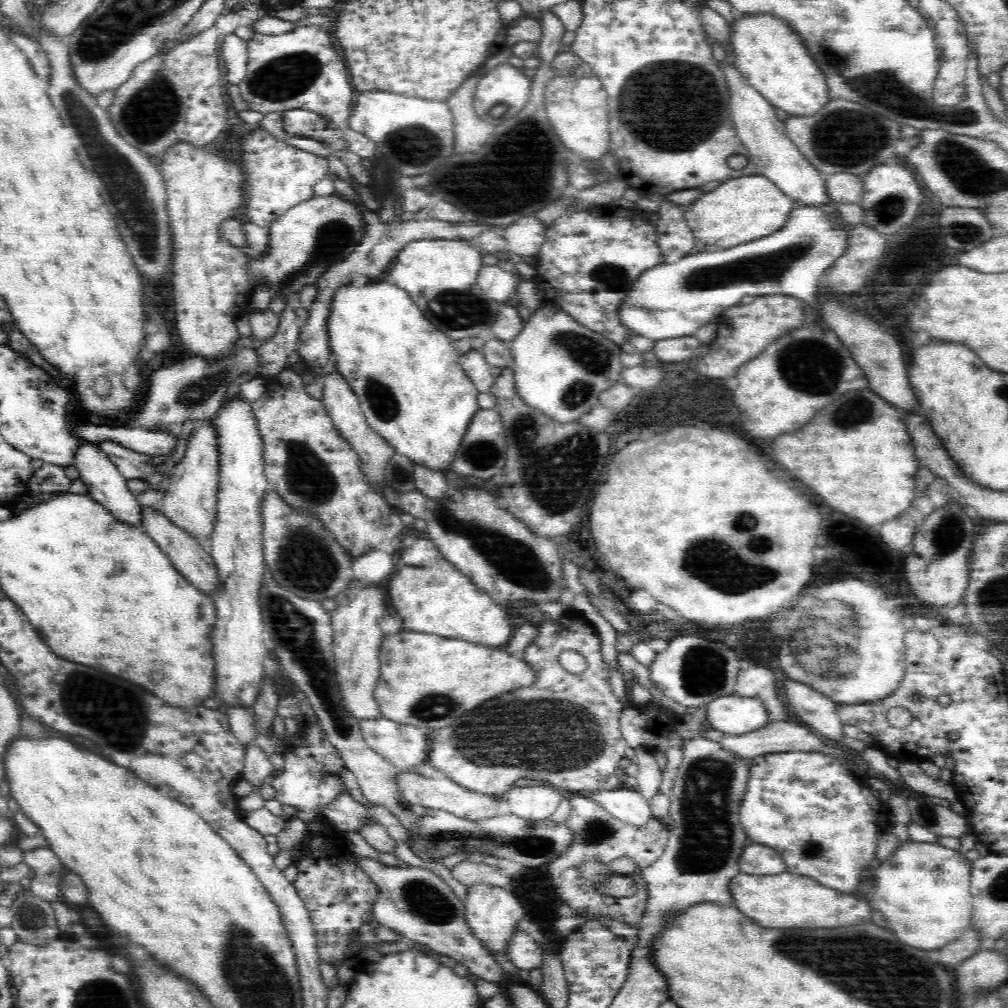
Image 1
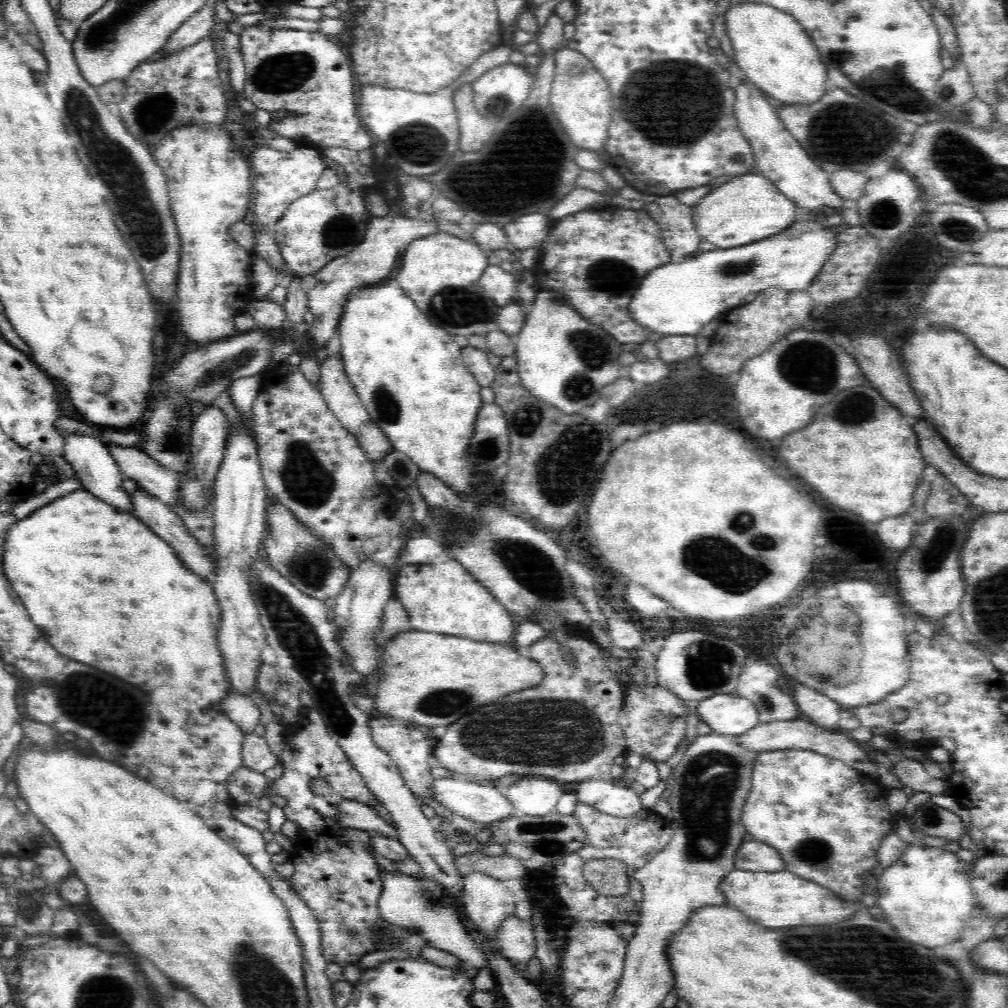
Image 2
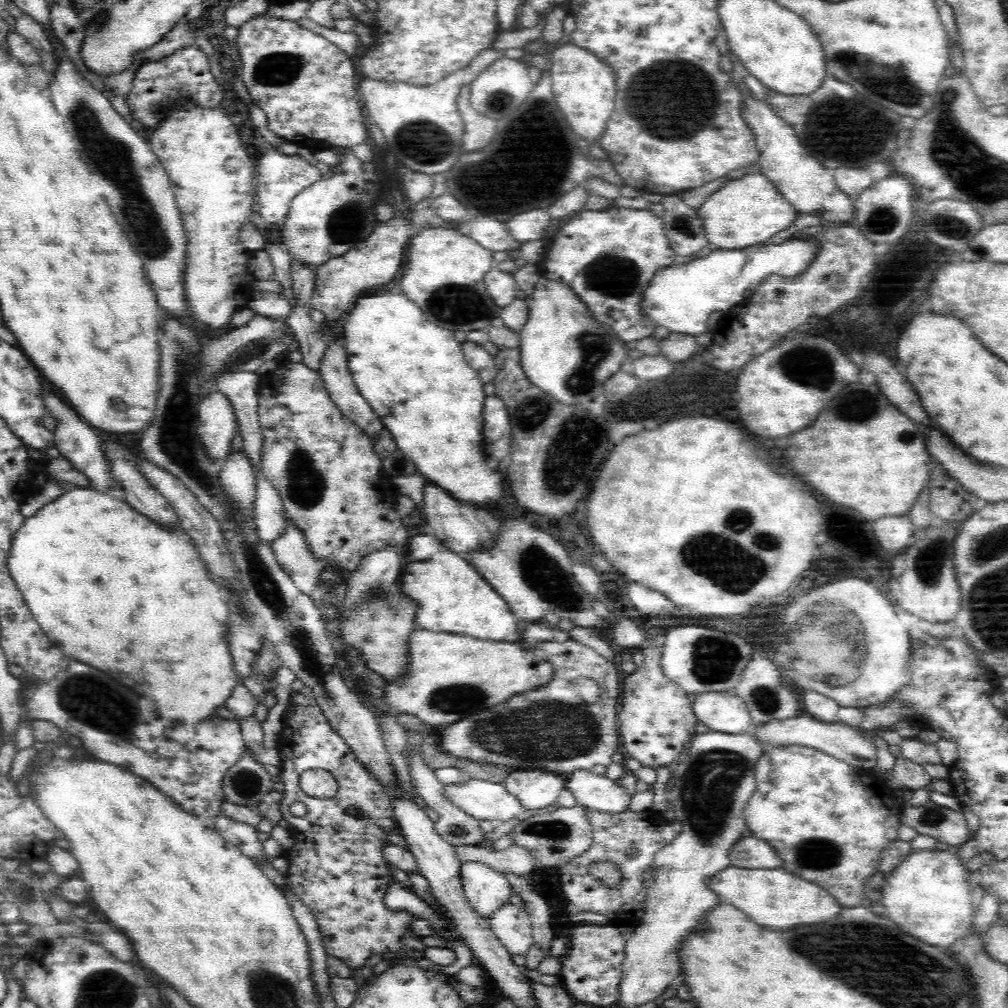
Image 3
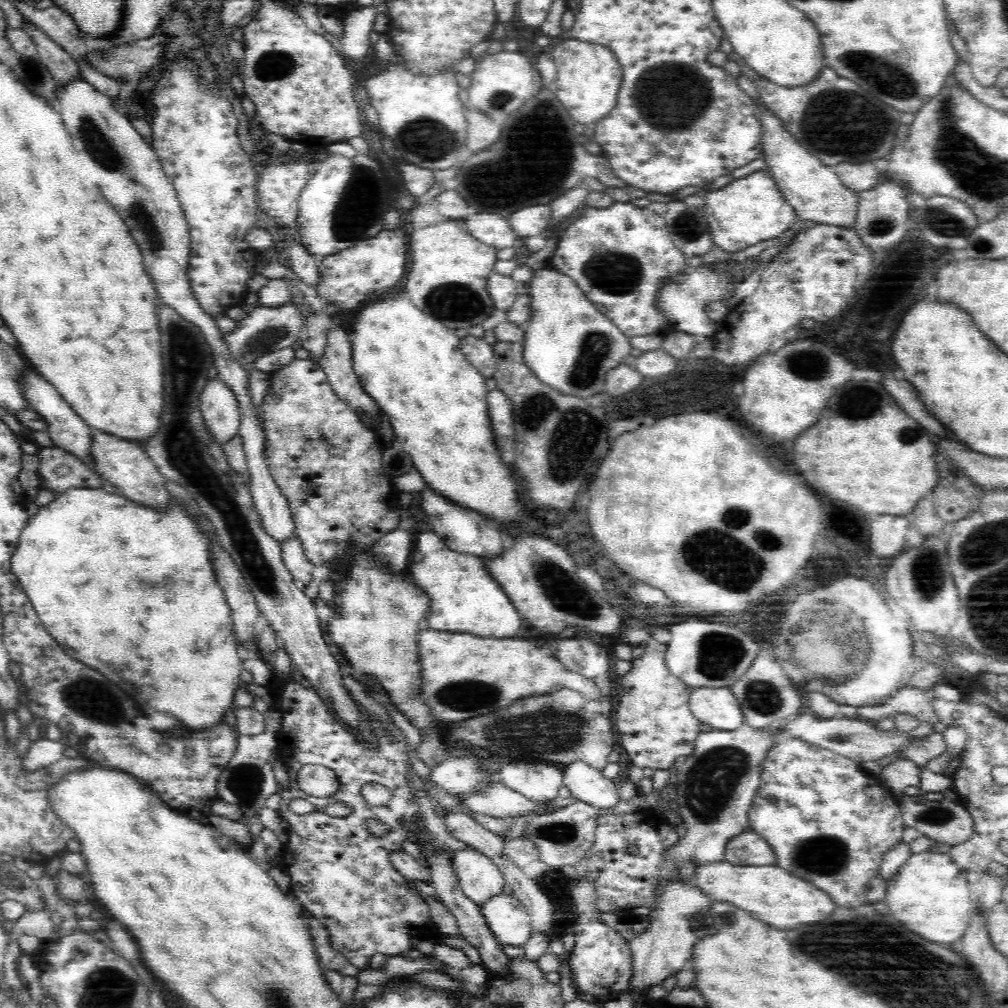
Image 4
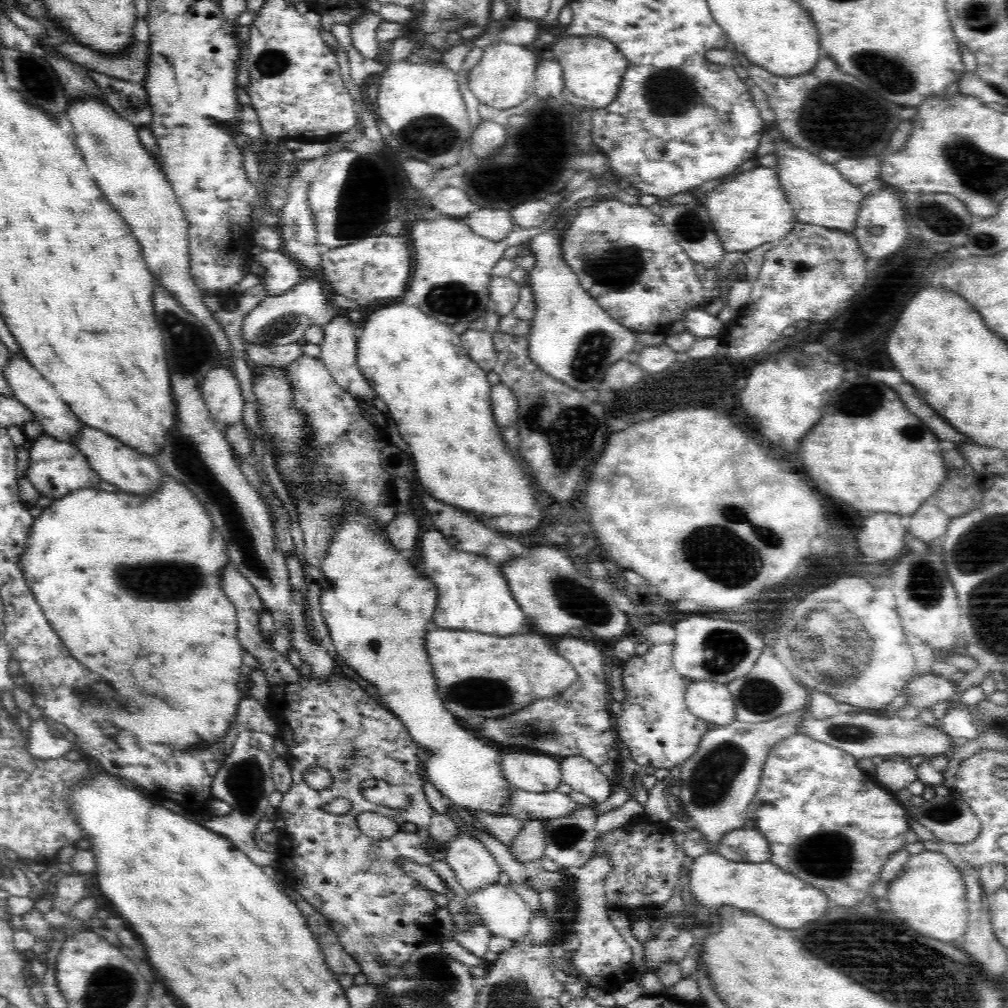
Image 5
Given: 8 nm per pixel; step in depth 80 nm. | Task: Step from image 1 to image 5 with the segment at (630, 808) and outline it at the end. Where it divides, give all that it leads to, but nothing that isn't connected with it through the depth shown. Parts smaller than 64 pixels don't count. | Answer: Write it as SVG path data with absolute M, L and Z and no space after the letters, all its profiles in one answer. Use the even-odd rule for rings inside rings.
M566 756L560 760L562 780L572 790L582 792L594 802L606 802L612 794L614 782L584 756Z

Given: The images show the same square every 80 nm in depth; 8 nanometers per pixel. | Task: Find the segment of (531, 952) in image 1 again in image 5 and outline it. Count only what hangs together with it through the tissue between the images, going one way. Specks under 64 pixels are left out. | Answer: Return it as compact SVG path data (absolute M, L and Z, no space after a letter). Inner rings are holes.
M497 883L469 894L475 912L493 936L510 940L526 936L533 915L511 887Z

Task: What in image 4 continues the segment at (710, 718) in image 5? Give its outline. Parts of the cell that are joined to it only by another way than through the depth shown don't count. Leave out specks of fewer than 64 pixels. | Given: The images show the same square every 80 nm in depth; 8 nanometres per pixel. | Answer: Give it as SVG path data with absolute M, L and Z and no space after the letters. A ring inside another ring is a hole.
M694 688L687 701L692 714L713 729L734 729L745 724L740 703L726 688Z

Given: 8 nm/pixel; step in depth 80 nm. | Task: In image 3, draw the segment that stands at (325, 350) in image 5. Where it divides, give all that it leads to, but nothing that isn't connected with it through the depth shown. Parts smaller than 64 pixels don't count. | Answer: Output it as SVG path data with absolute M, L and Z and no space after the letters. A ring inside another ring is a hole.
M336 342L328 346L319 372L334 405L338 404L337 407L342 408L342 412L346 412L350 420L354 420L354 425L362 424L362 428L366 428L366 436L374 436L376 440L383 430L382 422L354 385L346 350L342 346L336 346Z

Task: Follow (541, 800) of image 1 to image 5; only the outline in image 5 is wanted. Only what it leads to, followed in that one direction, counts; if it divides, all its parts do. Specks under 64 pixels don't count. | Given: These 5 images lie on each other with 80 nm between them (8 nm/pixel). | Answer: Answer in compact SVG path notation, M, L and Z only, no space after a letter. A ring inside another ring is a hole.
M523 750L503 755L502 772L514 788L538 794L557 790L563 781L558 758Z

